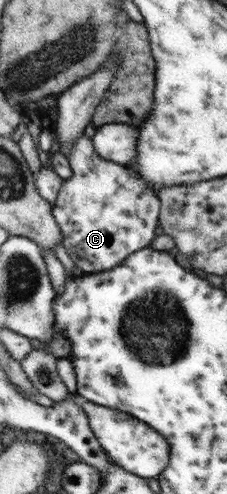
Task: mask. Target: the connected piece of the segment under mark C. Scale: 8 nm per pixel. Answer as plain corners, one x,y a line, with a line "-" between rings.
81,134
66,153
71,176
62,180
56,200
52,203
52,214
63,234
62,247
67,257
84,274
107,272
121,265
134,252
148,248
155,235
155,217
160,213
157,193
128,166
100,158
93,149
92,140

